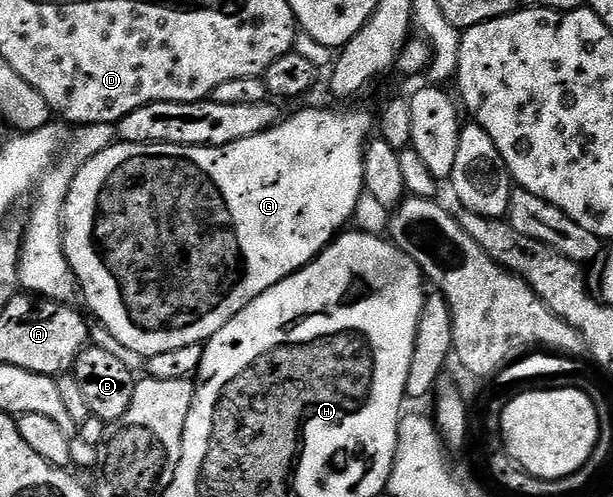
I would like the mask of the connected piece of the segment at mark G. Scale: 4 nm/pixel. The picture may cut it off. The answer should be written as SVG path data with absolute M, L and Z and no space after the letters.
M305 108L284 120L285 117L266 132L218 148L115 142L78 168L63 209L65 256L77 278L80 295L83 300L85 296L86 306L93 311L92 319L102 324L118 342L123 342L123 346L135 350L135 354L142 358L148 358L167 354L167 350L179 350L179 346L204 345L216 332L223 330L235 314L255 302L259 294L295 275L300 268L306 268L354 219L353 211L365 192L363 154L375 128L374 117L357 108L345 108L342 112L337 108Z

